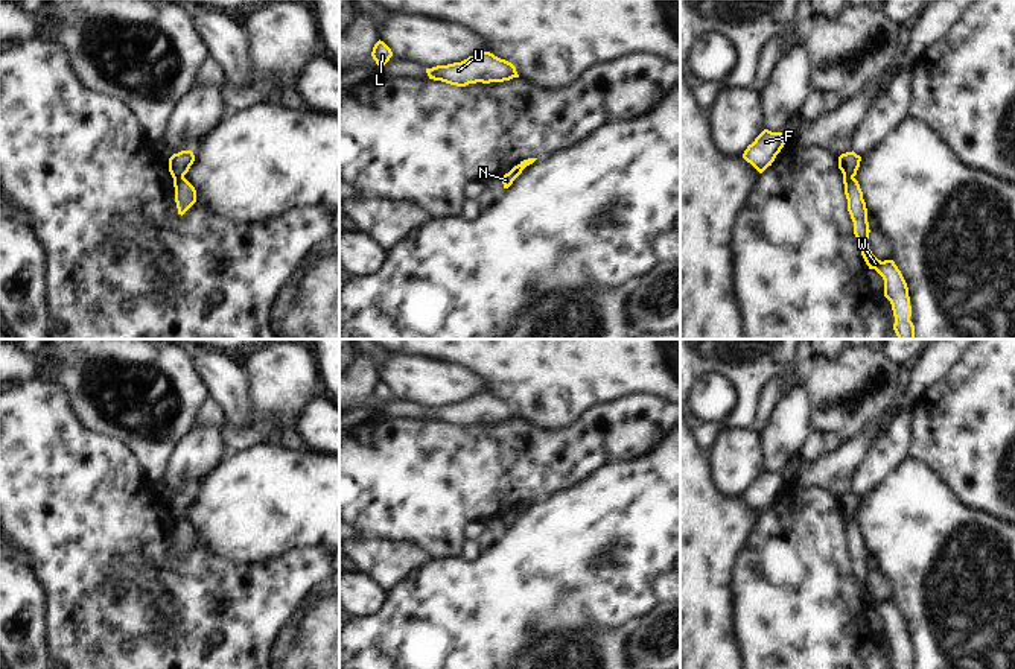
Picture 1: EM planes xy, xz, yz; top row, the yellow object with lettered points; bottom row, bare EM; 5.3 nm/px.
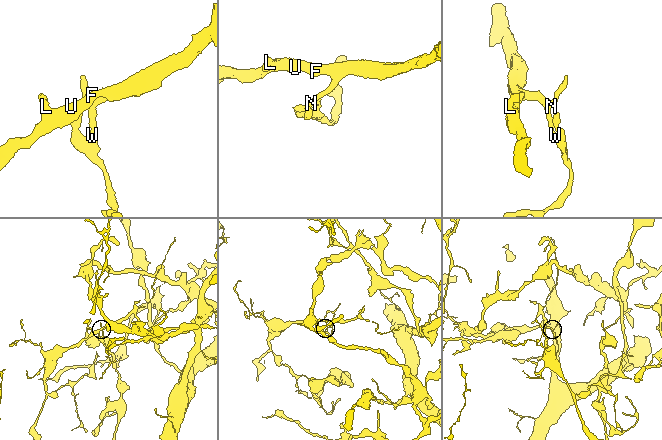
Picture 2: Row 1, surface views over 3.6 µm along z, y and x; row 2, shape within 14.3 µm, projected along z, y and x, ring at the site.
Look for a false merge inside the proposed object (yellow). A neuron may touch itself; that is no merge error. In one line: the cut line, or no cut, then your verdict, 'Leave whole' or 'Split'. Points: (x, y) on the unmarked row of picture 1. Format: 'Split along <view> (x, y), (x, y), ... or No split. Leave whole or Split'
Split along xy (183, 516), (174, 519). Split

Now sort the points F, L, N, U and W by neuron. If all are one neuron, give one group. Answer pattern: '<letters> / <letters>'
F L N U / W

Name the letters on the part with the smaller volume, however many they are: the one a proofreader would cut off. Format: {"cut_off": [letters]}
{"cut_off": ["W"]}

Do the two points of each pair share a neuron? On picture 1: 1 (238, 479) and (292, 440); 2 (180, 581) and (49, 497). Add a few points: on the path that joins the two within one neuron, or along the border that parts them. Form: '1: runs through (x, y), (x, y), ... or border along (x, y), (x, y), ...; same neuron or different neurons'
1: border along (247, 447), (279, 444), (289, 450), (305, 450); different neurons
2: runs through (148, 581), (140, 581), (81, 522); same neuron

